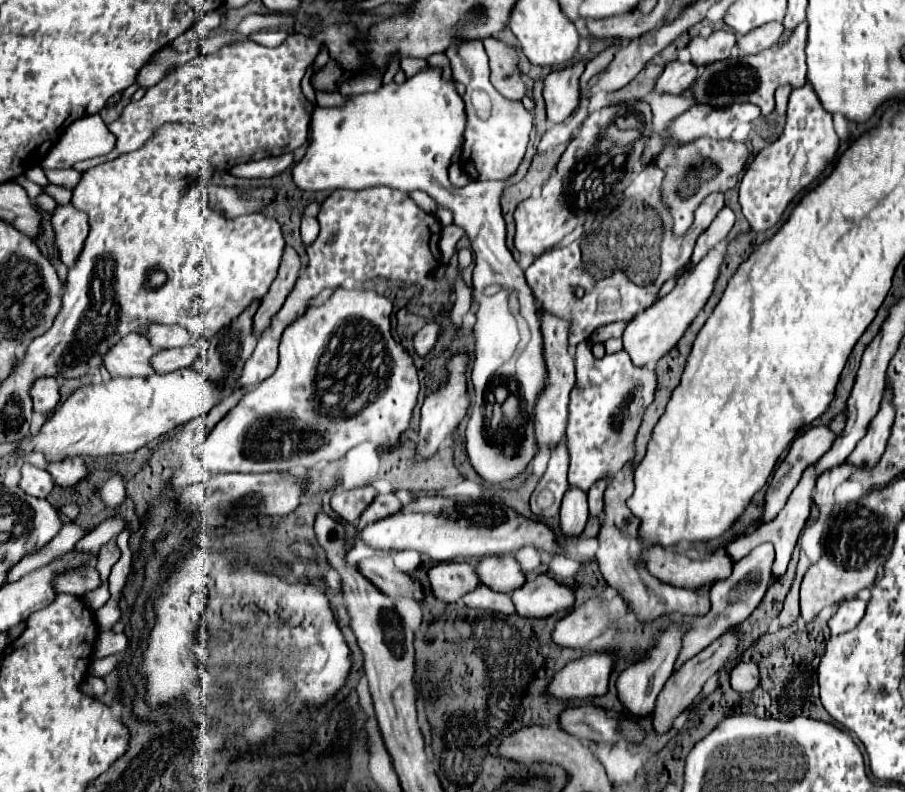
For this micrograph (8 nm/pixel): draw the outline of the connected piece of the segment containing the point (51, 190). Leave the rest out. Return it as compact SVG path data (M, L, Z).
M54 184L46 186L46 188L44 188L44 192L46 192L46 194L50 194L58 204L68 204L68 202L72 200L72 190L58 188L58 186L54 186Z

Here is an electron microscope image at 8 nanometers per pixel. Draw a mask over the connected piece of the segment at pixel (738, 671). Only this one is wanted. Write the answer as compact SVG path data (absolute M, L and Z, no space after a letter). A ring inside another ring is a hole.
M740 662L732 674L730 674L730 684L738 694L752 692L760 686L760 670L752 662Z

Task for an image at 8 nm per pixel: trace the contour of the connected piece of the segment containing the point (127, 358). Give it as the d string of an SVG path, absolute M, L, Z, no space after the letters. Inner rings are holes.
M128 334L122 338L110 352L104 356L104 366L108 372L118 376L152 376L150 356L156 356L158 350L140 334Z

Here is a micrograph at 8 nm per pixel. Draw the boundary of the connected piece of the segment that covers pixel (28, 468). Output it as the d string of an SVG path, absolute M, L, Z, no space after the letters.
M28 462L22 464L22 480L20 480L20 488L30 494L30 496L36 496L36 498L46 498L50 492L52 492L52 476L38 468L38 466L32 466Z

